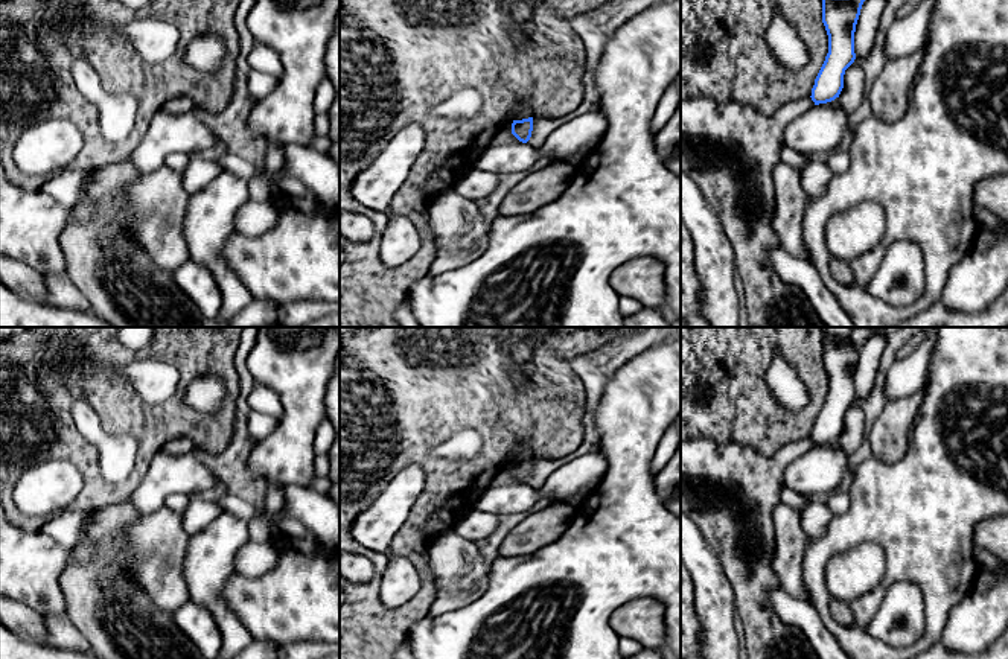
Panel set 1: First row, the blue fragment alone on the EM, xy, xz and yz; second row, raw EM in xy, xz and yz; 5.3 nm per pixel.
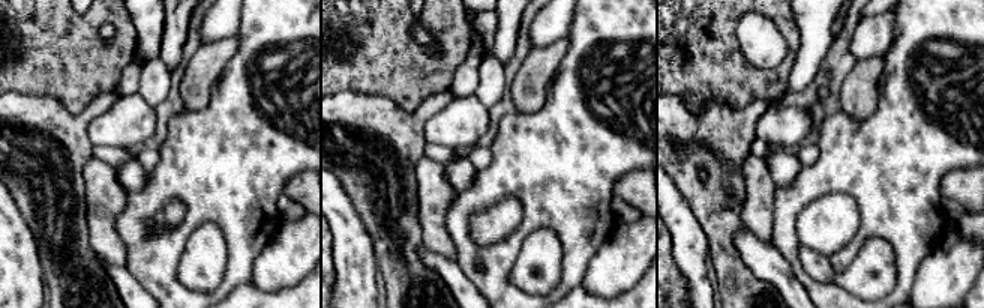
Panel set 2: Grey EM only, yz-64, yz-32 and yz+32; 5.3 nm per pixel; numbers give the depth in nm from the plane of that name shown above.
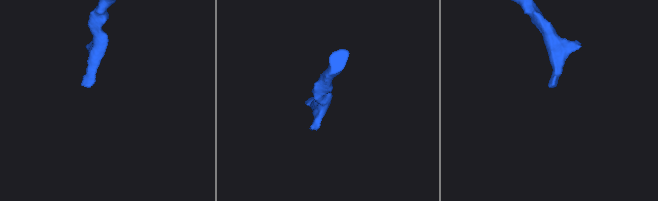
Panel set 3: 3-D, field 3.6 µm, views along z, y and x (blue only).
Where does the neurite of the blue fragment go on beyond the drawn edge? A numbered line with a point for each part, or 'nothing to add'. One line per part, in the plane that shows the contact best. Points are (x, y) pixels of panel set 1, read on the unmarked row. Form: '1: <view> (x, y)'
nothing to add

